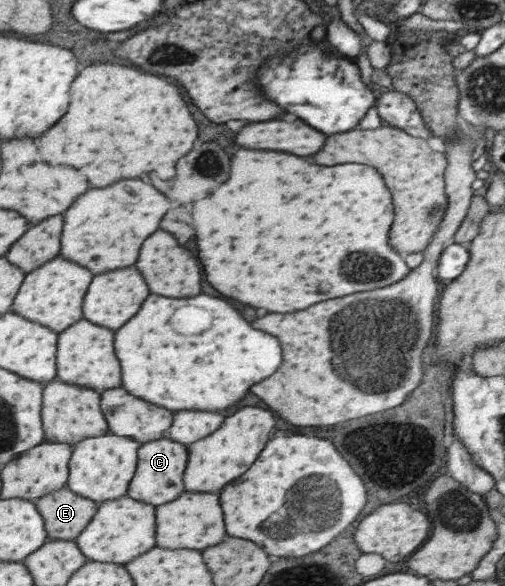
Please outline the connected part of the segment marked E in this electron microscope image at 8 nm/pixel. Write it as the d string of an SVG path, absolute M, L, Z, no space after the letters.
M66 486L59 491L42 496L35 501L35 504L45 520L47 534L52 540L76 540L99 510L99 504L96 501L79 496Z

